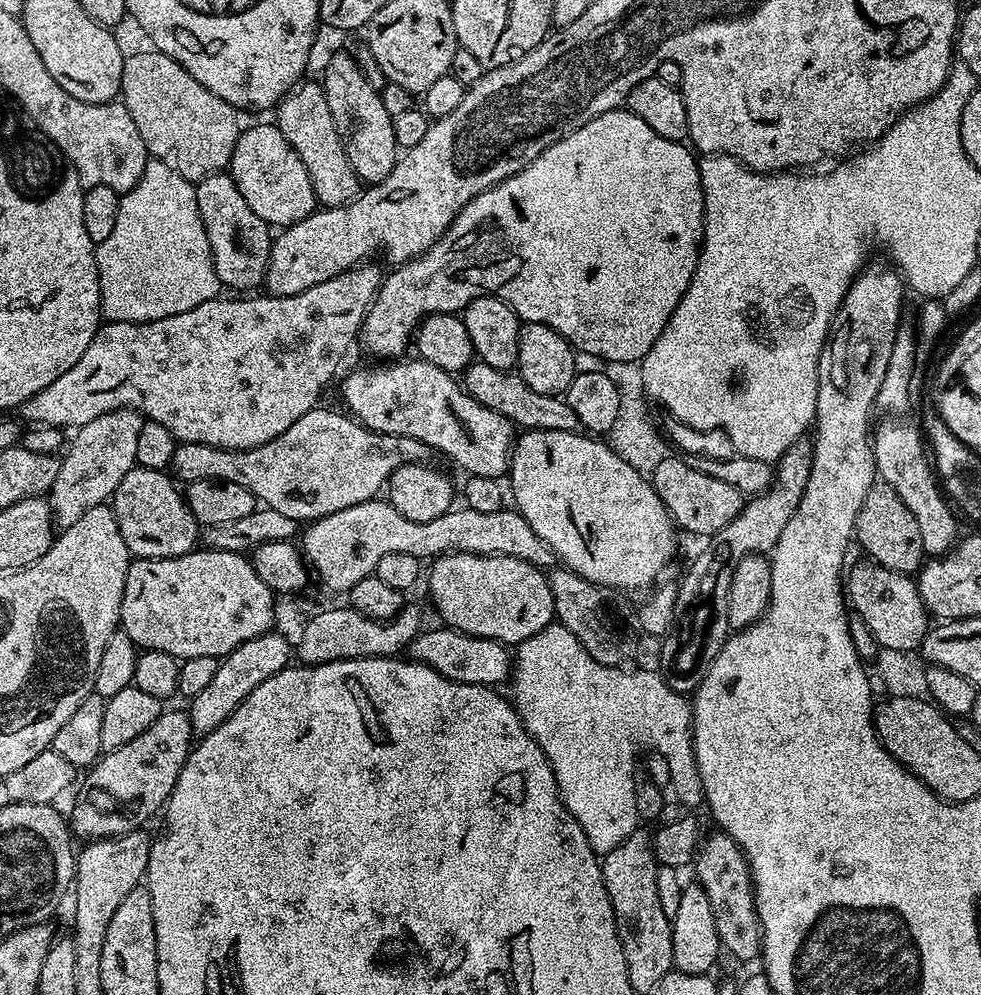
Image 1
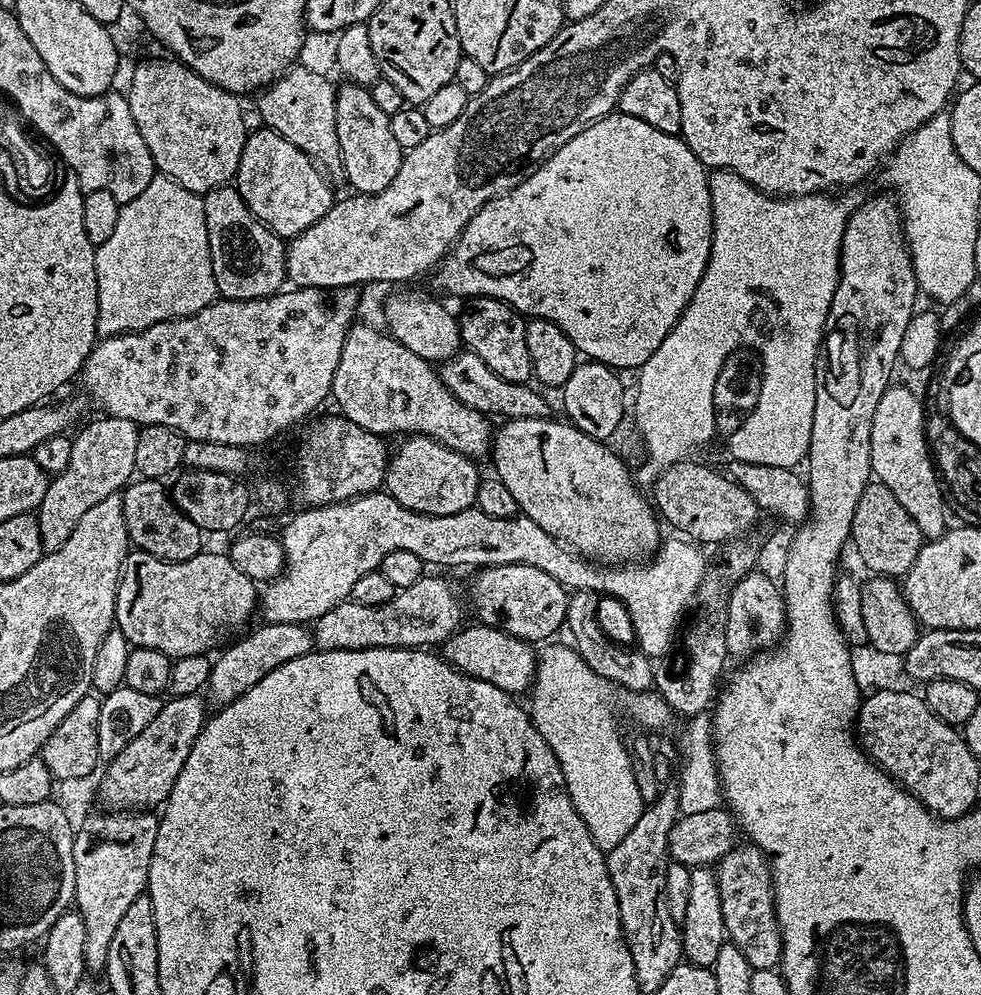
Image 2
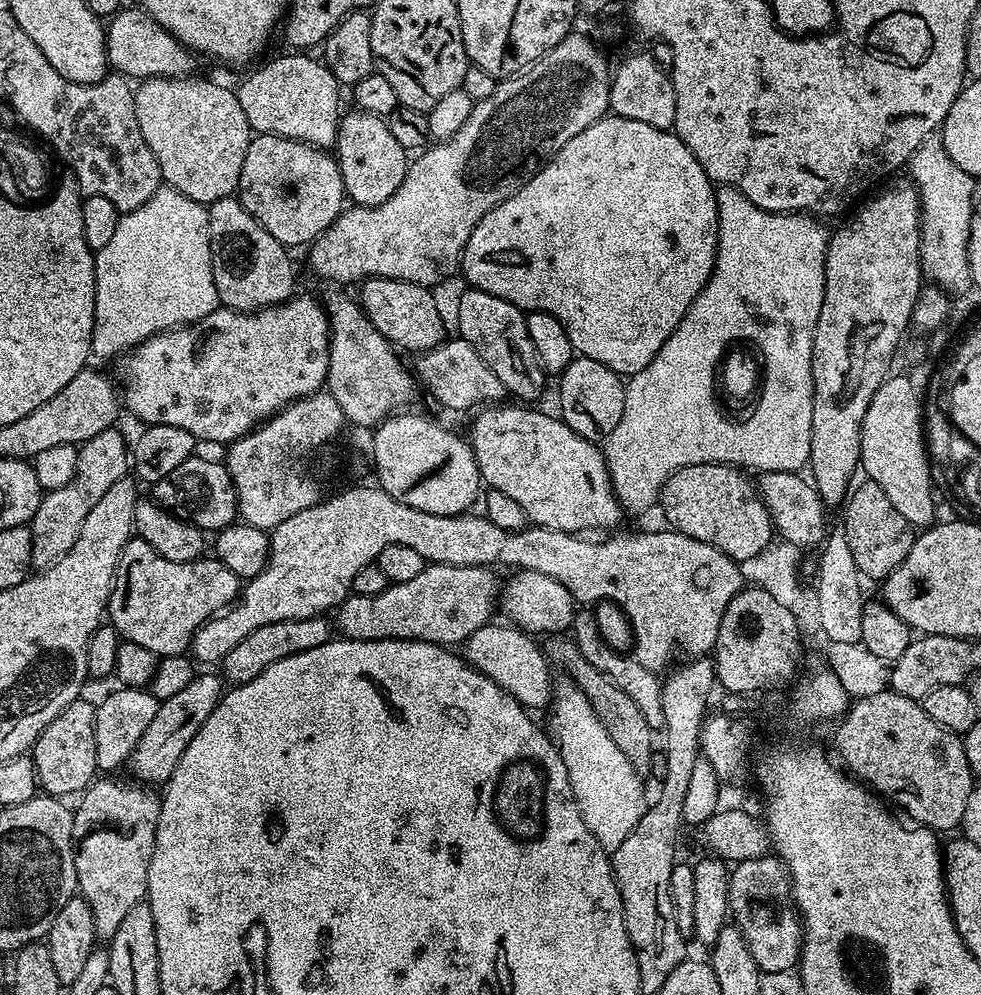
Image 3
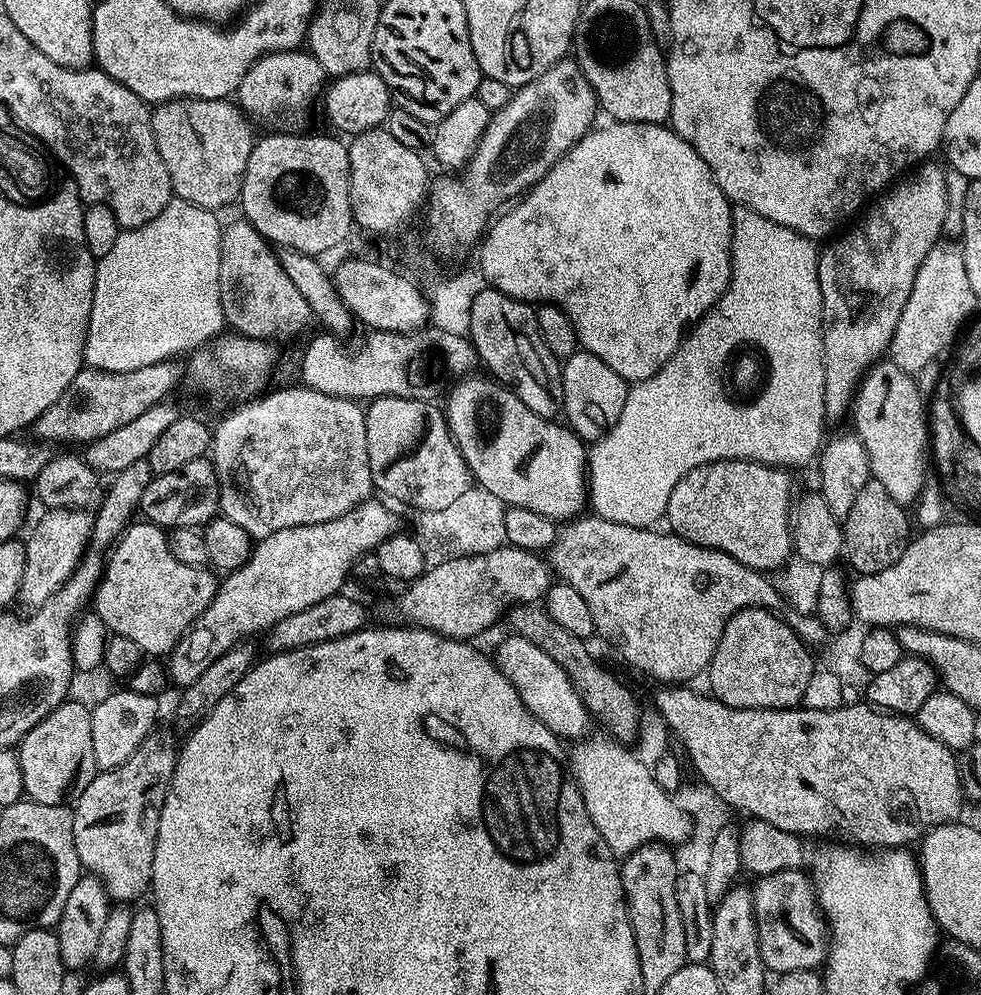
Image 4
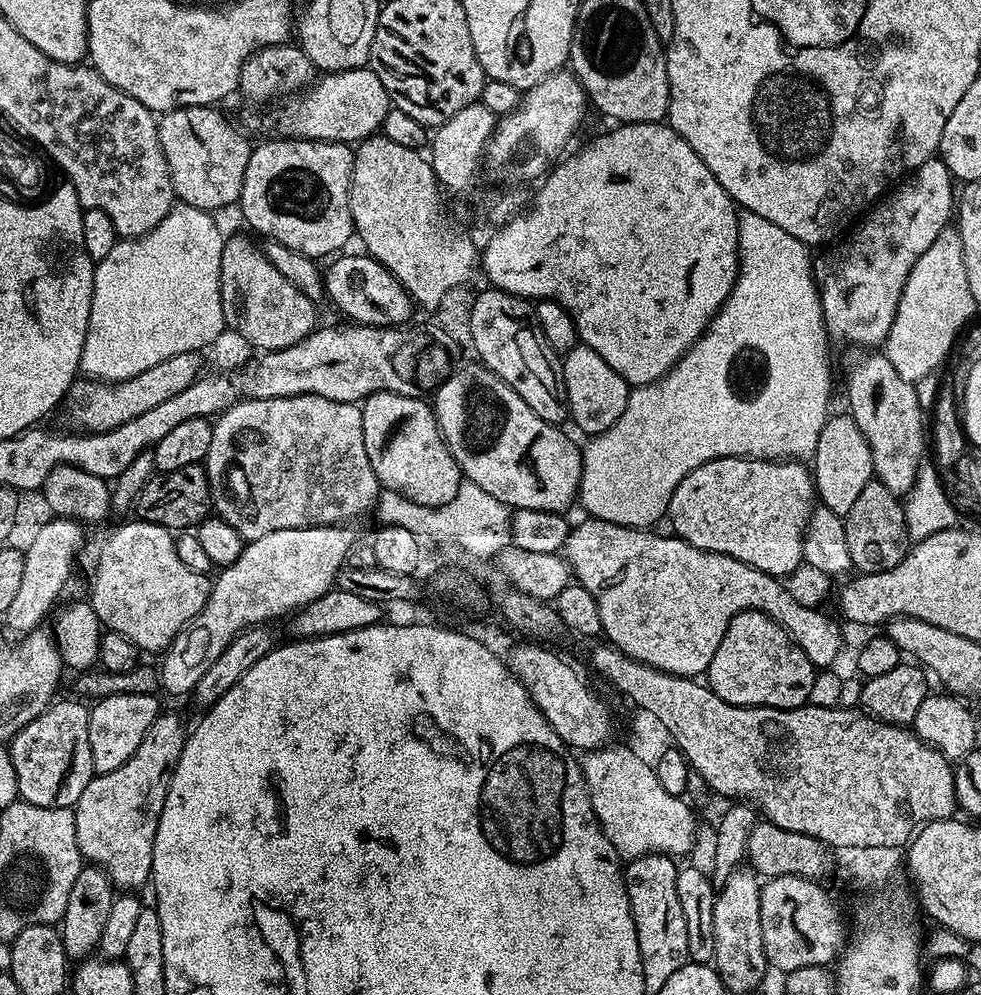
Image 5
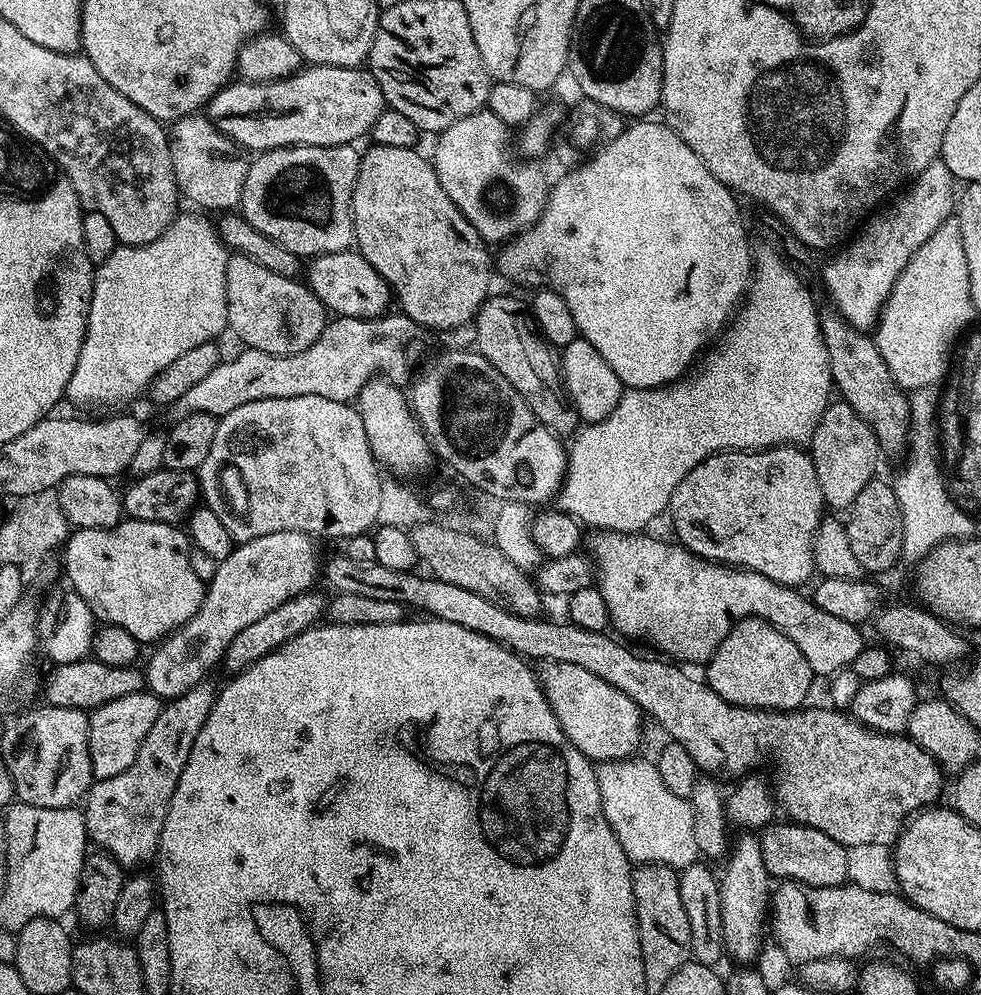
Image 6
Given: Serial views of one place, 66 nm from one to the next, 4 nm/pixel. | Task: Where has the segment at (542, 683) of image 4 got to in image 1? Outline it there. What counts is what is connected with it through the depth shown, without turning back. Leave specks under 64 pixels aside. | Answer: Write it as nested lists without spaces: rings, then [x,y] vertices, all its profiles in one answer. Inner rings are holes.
[[[439,626],[429,630],[421,630],[406,649],[407,659],[416,660],[419,664],[438,670],[446,678],[459,684],[487,684],[500,686],[514,672],[514,656],[509,645],[500,644],[490,638],[478,638],[456,628]]]

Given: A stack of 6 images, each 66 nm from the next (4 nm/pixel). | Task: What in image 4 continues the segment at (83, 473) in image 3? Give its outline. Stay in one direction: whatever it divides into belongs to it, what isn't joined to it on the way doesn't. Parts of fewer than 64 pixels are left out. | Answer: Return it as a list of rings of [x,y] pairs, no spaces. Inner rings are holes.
[[[79,507],[49,508],[26,536],[26,574],[22,574],[19,599],[31,606],[44,604],[69,579],[92,539],[93,513]]]

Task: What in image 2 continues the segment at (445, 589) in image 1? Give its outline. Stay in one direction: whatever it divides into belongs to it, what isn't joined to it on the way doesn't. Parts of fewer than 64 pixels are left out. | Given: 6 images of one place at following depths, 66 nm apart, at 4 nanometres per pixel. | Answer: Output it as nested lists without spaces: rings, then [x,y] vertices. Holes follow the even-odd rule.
[[[490,564],[479,569],[476,581],[472,584],[472,608],[476,611],[475,619],[486,626],[502,629],[519,640],[529,642],[548,642],[553,639],[556,631],[565,627],[566,606],[568,605],[569,589],[562,587],[550,574],[537,570],[534,566],[521,564]]]

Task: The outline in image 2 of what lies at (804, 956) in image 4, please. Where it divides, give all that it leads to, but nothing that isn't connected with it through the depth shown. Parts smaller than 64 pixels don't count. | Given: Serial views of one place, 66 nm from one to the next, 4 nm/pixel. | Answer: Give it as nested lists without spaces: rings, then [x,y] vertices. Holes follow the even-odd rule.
[[[755,846],[731,848],[715,865],[722,900],[722,922],[727,939],[742,952],[754,970],[776,968],[780,963],[780,927],[776,921],[776,894],[767,857]]]

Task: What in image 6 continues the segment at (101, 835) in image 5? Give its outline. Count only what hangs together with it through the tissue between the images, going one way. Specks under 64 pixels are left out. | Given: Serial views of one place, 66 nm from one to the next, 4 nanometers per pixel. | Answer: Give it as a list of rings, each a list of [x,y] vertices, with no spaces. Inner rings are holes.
[[[198,683],[177,700],[167,701],[158,718],[154,718],[154,726],[150,726],[150,734],[146,734],[134,762],[122,774],[114,774],[114,778],[96,780],[86,793],[82,815],[87,839],[91,843],[93,840],[99,851],[113,856],[125,870],[139,869],[136,867],[143,860],[151,861],[158,851],[160,831],[180,771],[216,701],[217,685],[208,683]]]

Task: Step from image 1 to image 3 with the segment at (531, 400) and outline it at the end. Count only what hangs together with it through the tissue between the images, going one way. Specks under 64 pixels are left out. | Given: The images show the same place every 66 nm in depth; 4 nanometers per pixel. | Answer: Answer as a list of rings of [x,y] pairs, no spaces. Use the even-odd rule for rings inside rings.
[[[459,338],[445,339],[443,344],[430,349],[428,352],[421,352],[415,357],[414,375],[419,387],[429,392],[438,403],[452,412],[464,412],[467,408],[479,409],[481,406],[496,406],[505,399],[506,393],[502,381],[486,362],[470,346],[470,342]]]

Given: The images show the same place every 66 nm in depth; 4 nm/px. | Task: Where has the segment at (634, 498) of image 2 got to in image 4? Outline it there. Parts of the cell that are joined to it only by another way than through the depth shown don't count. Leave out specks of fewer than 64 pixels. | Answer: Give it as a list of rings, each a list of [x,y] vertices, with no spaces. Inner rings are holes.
[[[476,378],[465,379],[461,383],[465,384],[449,396],[446,419],[473,481],[496,495],[504,506],[525,507],[553,522],[568,522],[579,517],[586,508],[585,441],[563,423],[555,424],[555,419],[534,414],[534,410],[530,410],[509,388],[491,379],[472,379]]]

